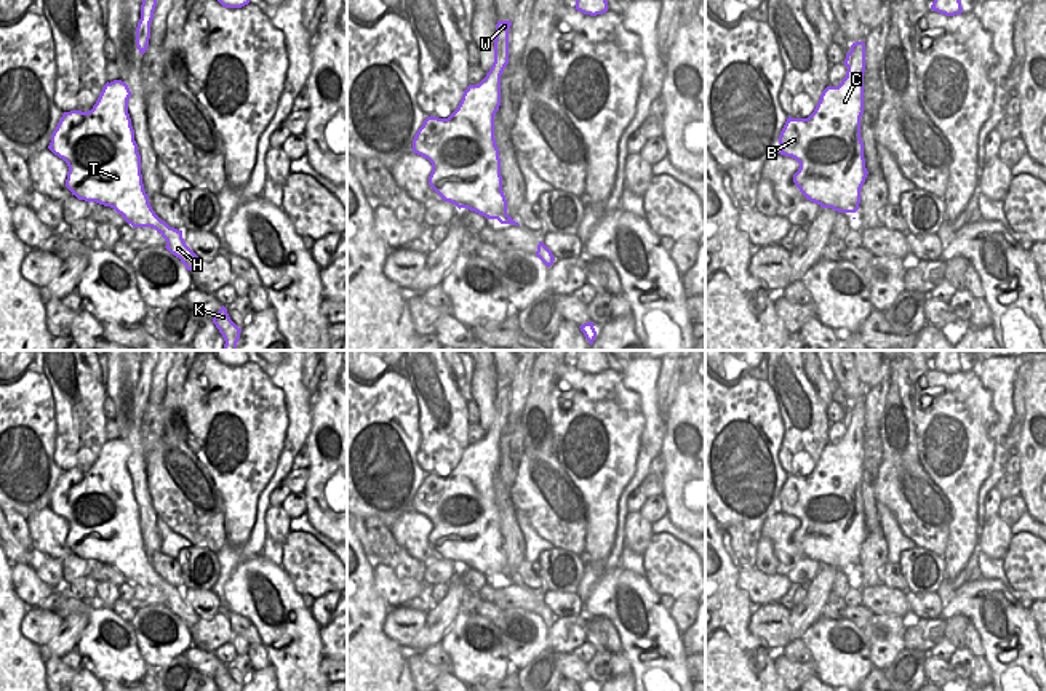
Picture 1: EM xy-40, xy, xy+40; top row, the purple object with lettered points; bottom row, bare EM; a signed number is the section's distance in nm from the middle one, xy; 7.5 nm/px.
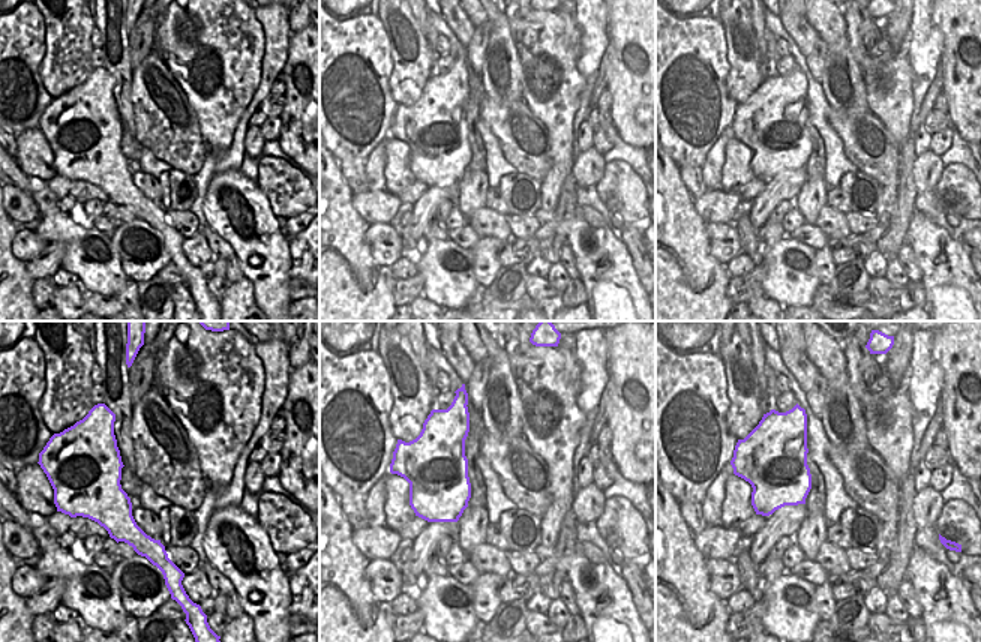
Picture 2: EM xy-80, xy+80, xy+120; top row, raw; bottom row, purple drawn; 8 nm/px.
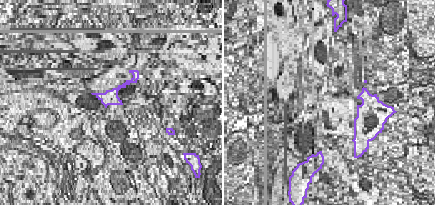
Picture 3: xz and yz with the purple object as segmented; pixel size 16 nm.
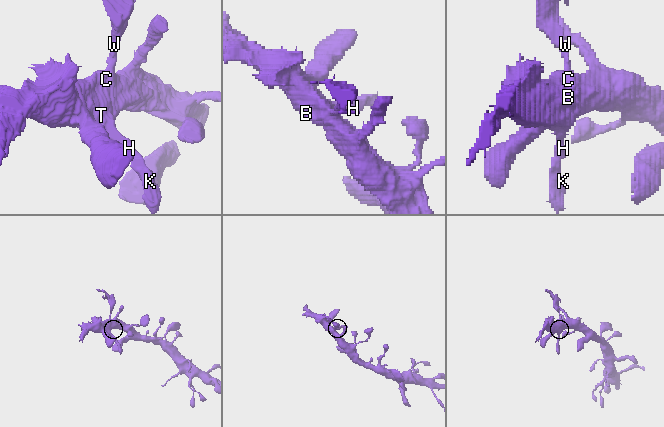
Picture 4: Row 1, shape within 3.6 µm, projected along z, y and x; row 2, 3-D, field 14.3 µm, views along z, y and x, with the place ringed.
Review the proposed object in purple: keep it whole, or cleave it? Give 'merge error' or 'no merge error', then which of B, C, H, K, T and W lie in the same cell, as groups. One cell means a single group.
merge error; B C H K T / W

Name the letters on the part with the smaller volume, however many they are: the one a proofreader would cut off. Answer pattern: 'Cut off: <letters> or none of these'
Cut off: W.

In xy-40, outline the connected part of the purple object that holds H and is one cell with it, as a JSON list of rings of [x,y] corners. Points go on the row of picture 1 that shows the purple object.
[[[122,80],[107,82],[91,110],[64,112],[51,134],[48,149],[67,166],[66,187],[78,200],[96,202],[114,208],[133,227],[152,227],[166,240],[166,250],[192,270],[200,258],[186,245],[182,230],[162,221],[149,203],[141,174],[141,155],[134,141],[134,130],[128,114],[131,91]]]

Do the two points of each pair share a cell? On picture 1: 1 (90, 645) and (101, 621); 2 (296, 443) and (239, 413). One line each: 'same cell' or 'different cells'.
1: same cell
2: different cells

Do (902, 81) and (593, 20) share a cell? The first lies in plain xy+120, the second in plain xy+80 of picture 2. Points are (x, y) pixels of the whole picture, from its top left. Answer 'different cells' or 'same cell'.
different cells

